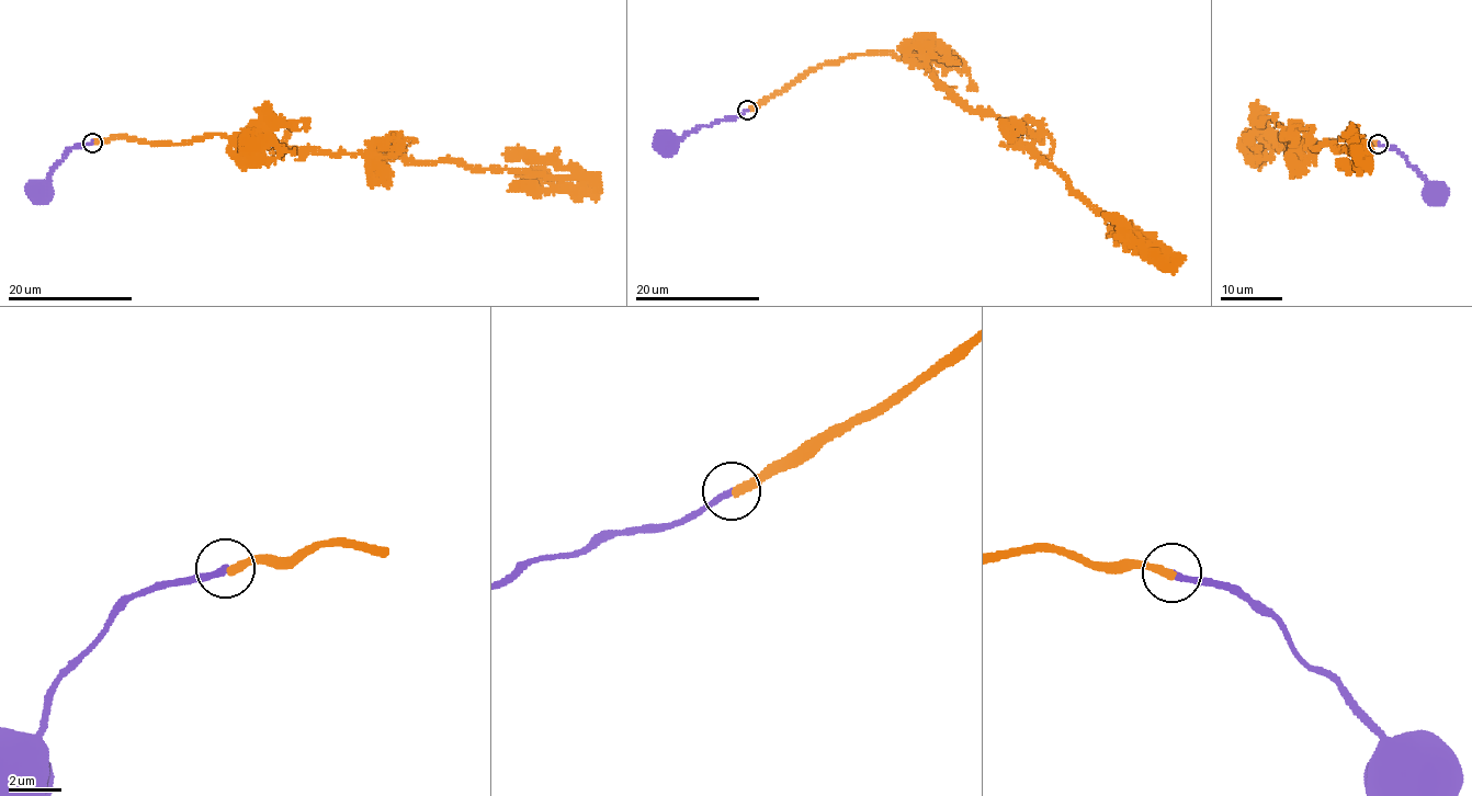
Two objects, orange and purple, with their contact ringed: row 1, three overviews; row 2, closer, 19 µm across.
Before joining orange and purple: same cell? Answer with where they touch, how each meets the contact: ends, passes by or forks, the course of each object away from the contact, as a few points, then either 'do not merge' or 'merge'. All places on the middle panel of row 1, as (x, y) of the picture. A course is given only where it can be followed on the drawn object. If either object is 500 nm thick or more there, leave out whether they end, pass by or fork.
at (747, 110); orange ends there; purple ends there; orange runs (747, 110), (823, 65), (916, 54), (971, 110), (1000, 116), (1072, 189), (1165, 256), (1148, 256), (1105, 223); purple runs (747, 110), (734, 117), (699, 126), (678, 139), (670, 136), (667, 141); do not merge

